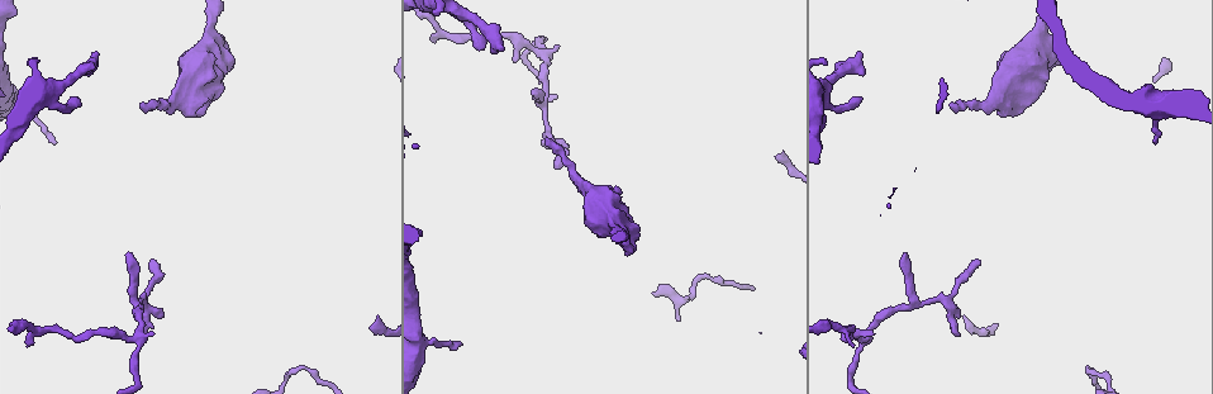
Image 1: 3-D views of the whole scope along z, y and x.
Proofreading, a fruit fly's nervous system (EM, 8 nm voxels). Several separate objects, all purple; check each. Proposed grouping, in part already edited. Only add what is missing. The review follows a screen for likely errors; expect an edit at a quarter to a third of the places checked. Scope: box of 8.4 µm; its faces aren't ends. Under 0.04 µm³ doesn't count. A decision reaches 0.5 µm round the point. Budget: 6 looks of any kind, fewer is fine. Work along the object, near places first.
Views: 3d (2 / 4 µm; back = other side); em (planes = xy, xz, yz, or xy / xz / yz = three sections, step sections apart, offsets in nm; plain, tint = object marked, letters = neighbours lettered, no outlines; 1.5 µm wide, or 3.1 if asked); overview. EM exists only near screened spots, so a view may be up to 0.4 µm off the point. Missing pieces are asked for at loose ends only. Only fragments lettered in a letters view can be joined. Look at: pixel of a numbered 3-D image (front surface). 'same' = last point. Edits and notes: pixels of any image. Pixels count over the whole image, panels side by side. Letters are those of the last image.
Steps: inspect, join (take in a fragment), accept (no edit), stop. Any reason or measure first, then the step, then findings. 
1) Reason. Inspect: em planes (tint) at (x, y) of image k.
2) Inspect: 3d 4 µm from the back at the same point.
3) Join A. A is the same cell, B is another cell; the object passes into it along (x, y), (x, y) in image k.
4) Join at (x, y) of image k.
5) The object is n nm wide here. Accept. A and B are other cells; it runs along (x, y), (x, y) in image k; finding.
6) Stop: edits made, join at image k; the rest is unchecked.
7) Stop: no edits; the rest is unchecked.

Free end. Inspect: 3d 4 µm at (482, 47) of image 1.

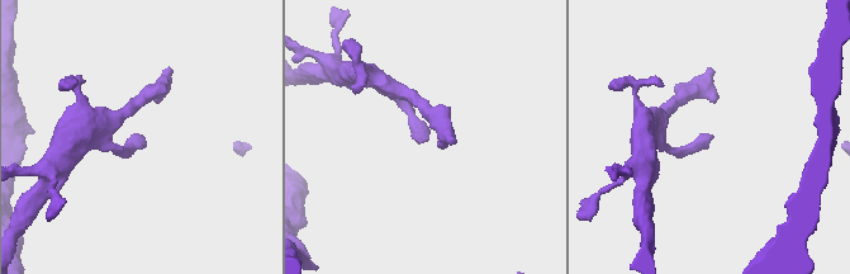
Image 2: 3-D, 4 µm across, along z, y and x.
Need the tissue. Inspect: em planes (tint) at (136, 137) of image 2.

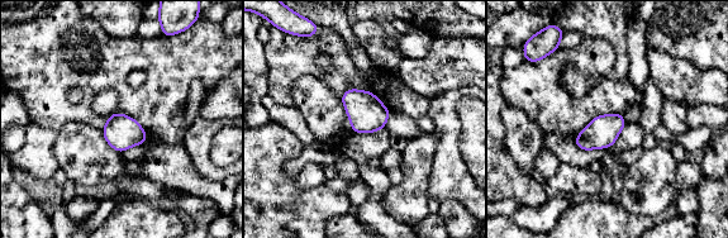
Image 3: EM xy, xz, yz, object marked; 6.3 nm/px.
Inspect: em planes (letters) at the same point.

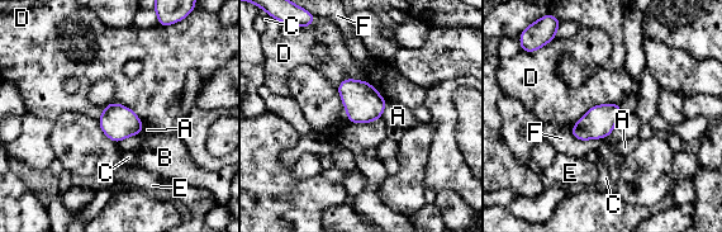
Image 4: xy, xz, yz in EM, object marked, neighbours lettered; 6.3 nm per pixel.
The object is 200 nm wide here. Accept. A, B, C, D, E and F are other cells; a border runs along (336, 88), (366, 80), (388, 103) in image 4; no lettered fragment goes on from it.

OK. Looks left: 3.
Branch stops here. Inspect: 3d 4 µm at (546, 139) of image 1.

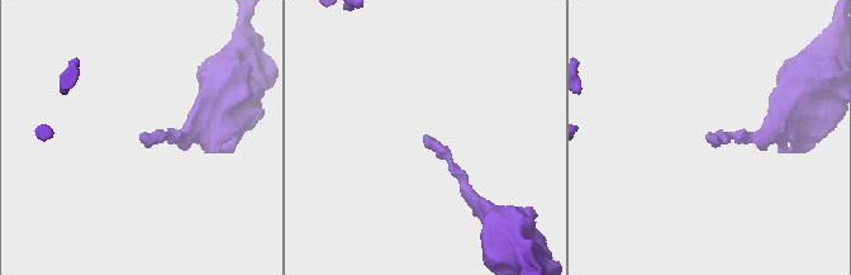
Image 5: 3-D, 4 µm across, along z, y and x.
Inspect: em planes (letters) at (140, 135) of image 5.

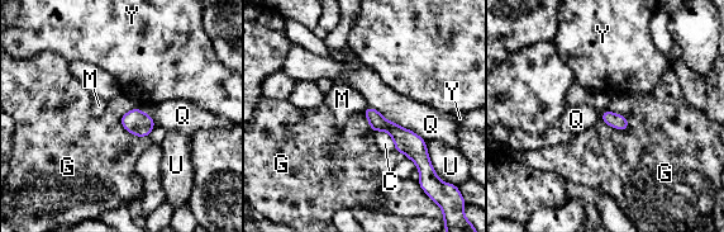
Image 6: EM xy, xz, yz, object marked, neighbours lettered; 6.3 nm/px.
The longest contact is with Q, 440 nm. Accept. C, G, M, Q, U and Y are other cells; it runs along (367, 112), (423, 160) in image 6; no lettered fragment goes on from it.

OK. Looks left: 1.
Stop: no edits; the rest is unchecked.

